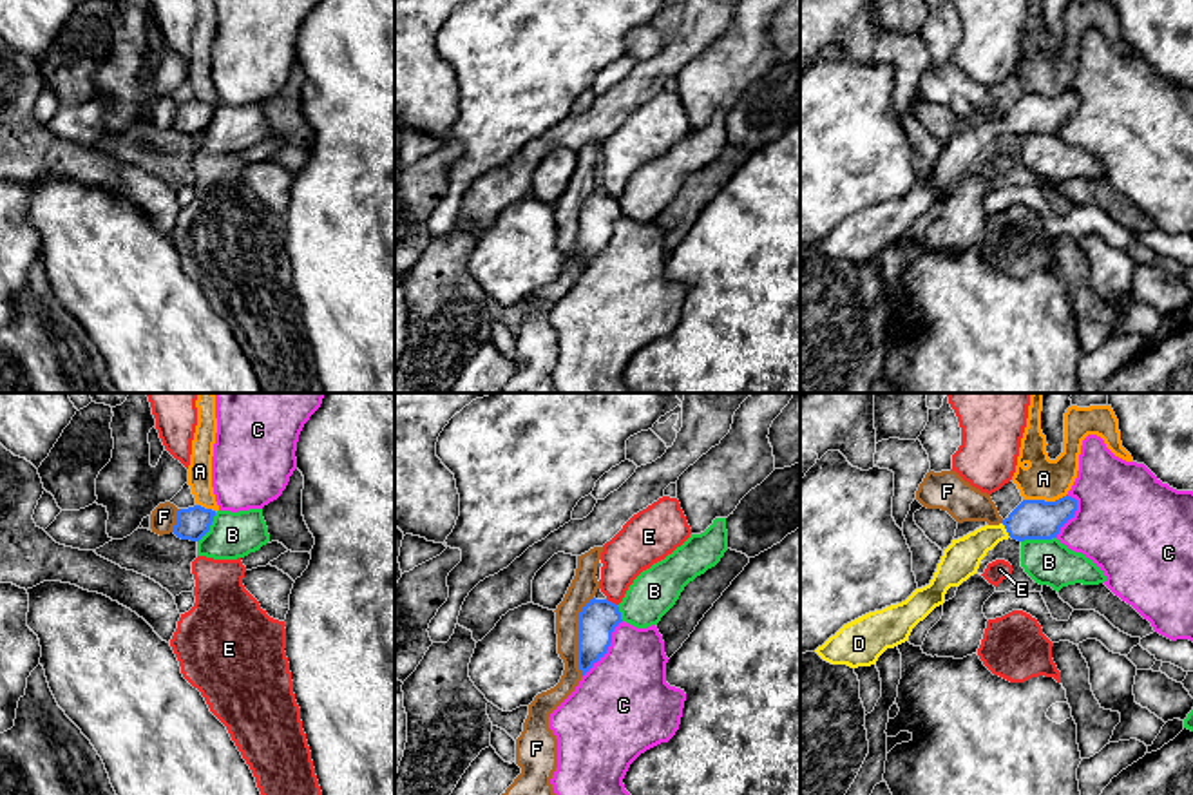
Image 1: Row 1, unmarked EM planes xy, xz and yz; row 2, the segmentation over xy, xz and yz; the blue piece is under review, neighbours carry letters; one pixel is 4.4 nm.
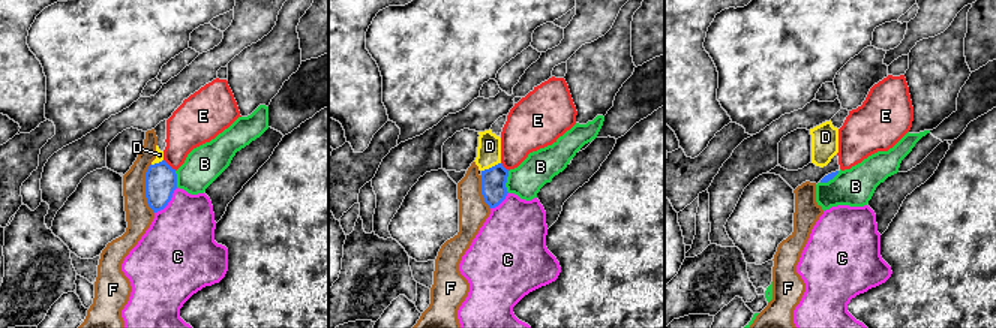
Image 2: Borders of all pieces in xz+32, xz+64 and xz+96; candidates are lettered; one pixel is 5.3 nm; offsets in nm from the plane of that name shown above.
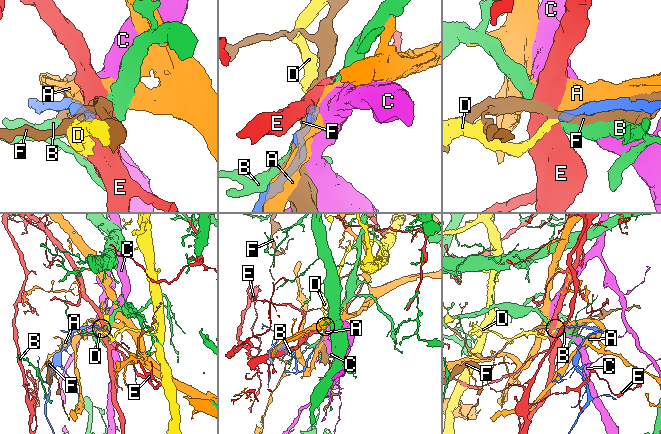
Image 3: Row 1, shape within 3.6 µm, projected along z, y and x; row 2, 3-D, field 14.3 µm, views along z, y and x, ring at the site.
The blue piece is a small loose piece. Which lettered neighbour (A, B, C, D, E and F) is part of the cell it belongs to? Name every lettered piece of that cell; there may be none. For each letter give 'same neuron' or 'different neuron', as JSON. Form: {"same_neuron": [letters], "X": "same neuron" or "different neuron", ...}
{"same_neuron": ["D"], "A": "different neuron", "B": "different neuron", "C": "different neuron", "D": "same neuron", "E": "different neuron", "F": "different neuron"}

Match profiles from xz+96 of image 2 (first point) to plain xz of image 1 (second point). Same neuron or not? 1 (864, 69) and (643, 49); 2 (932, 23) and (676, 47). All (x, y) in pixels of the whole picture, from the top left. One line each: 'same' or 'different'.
1: different
2: same

